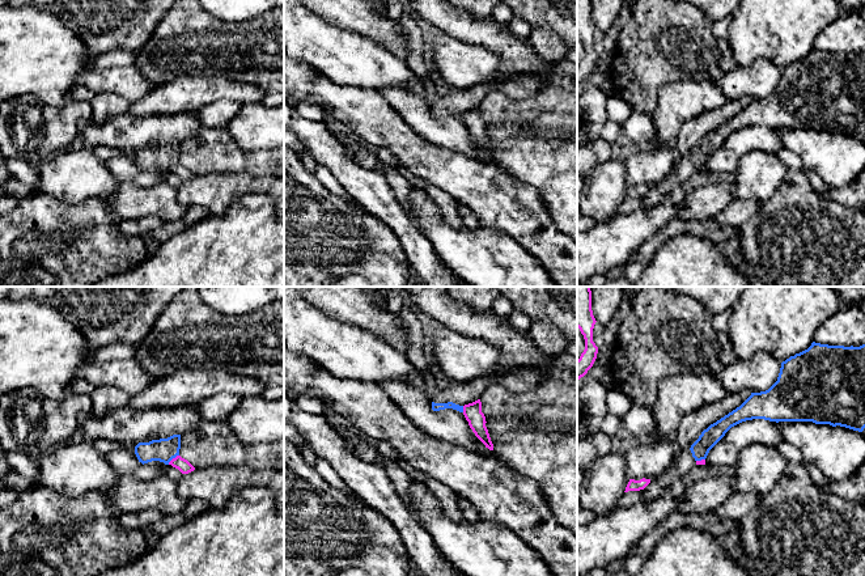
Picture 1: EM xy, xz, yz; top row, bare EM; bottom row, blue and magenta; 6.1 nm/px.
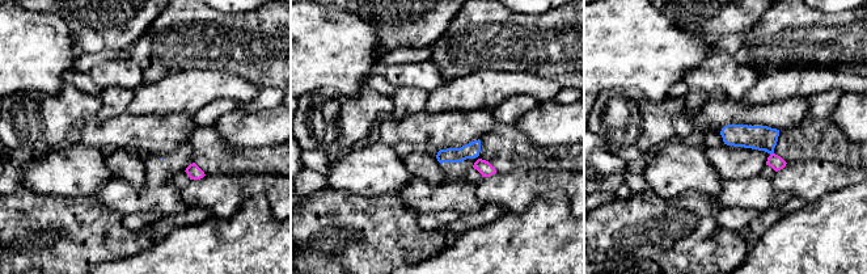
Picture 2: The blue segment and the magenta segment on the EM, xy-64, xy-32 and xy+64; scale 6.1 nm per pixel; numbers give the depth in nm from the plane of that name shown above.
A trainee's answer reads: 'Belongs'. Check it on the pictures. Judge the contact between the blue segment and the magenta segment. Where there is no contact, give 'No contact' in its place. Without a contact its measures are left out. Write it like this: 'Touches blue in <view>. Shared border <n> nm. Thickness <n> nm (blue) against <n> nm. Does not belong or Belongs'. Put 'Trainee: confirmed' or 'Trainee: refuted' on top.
Trainee: refuted
Touches blue in xy. Shared border 90 nm. Thickness 140 nm (blue) against 80 nm. Does not belong

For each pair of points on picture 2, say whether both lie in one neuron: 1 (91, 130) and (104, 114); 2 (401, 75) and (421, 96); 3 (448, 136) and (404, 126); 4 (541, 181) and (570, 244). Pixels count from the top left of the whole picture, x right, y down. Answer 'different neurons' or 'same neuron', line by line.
1: different neurons
2: different neurons
3: same neuron
4: different neurons

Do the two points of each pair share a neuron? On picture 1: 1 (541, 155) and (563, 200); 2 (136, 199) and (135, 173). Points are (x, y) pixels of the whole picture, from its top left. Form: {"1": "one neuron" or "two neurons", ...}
{"1": "one neuron", "2": "two neurons"}

